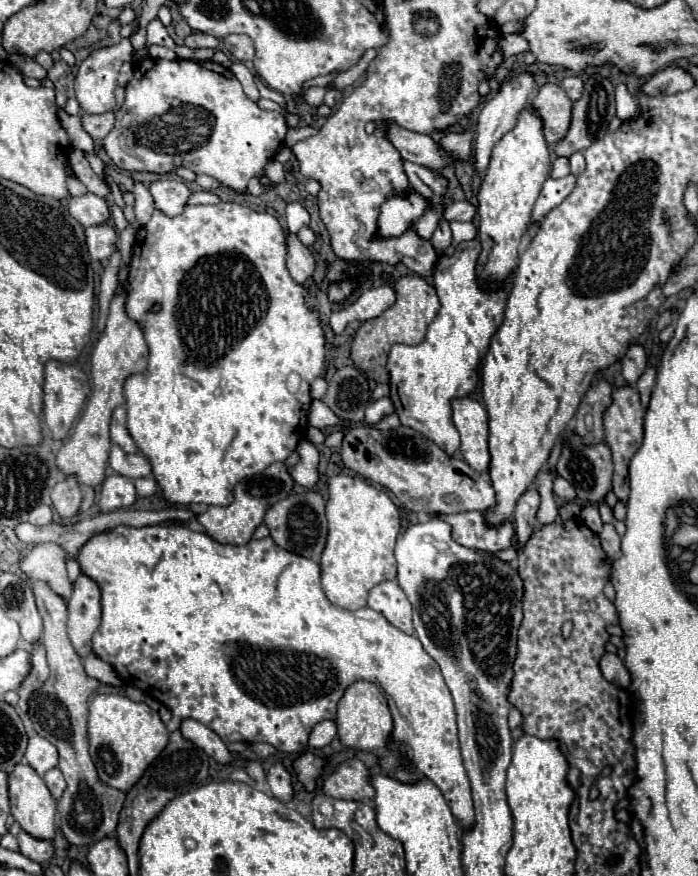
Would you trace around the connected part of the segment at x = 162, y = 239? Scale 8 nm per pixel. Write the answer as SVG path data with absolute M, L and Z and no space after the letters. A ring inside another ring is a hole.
M238 203L188 205L188 207L184 209L184 213L178 215L178 217L166 217L166 215L162 215L162 211L156 209L154 215L152 215L152 219L150 219L144 227L140 227L140 231L138 231L138 235L136 235L134 259L132 259L132 263L130 263L130 267L128 267L128 293L126 293L126 303L124 303L124 307L126 307L126 315L142 327L144 337L146 337L146 343L148 343L148 349L150 349L150 355L148 355L148 367L146 367L146 371L130 375L130 377L126 379L126 383L124 383L124 397L126 397L126 411L128 411L128 431L130 431L132 439L136 441L138 449L140 449L140 451L146 455L146 459L150 461L152 473L154 473L158 485L162 487L164 497L166 497L168 501L172 501L172 503L182 503L182 505L190 505L190 503L230 505L230 503L232 503L232 489L234 489L234 485L236 485L238 481L242 481L242 479L246 479L246 477L252 477L252 475L264 471L270 463L286 461L288 455L298 447L298 443L300 443L302 437L306 435L306 429L308 429L308 409L310 409L310 403L312 403L312 397L310 397L310 383L312 383L312 381L322 373L322 369L324 369L324 363L326 363L326 335L324 335L324 329L322 329L322 325L320 325L320 313L308 309L308 305L306 305L308 287L296 283L296 281L290 277L288 269L286 269L286 253L288 253L288 251L286 251L286 233L284 233L284 229L282 229L282 225L278 223L278 219L276 219L274 215L270 215L270 213L258 213L258 211L254 211L254 209L250 209L250 207L244 207L244 205L238 205ZM154 305L160 305L160 309L158 309L158 311L152 311ZM290 373L294 373L292 391L290 391L290 387L288 387L288 377L290 377Z

